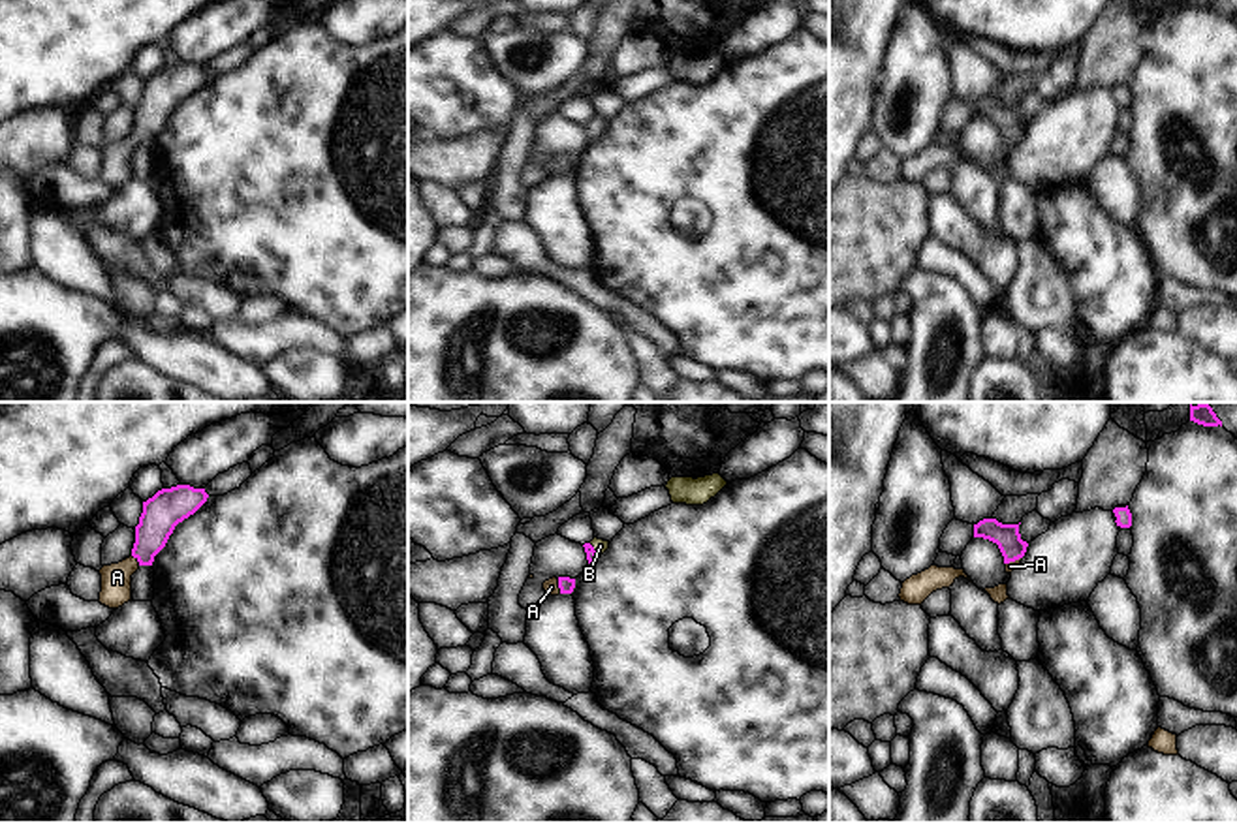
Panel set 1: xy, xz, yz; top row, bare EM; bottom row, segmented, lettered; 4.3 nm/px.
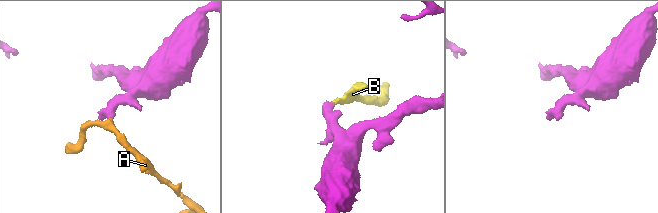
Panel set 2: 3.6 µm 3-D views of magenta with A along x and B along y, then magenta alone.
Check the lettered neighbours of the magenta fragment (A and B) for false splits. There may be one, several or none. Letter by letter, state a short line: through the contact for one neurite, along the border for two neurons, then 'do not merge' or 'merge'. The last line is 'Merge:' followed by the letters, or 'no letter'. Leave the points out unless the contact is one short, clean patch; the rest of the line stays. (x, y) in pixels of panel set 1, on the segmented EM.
A: xz (566, 585), (559, 587), (551, 587) | merge
B: xz (591, 555), (593, 549), (600, 545) | merge
Merge: A, B

